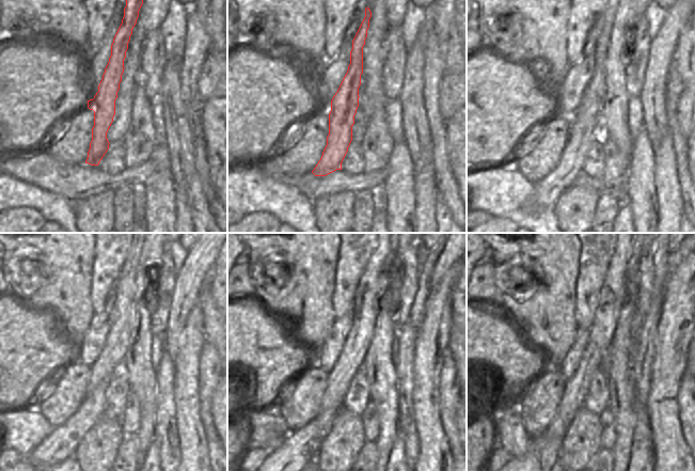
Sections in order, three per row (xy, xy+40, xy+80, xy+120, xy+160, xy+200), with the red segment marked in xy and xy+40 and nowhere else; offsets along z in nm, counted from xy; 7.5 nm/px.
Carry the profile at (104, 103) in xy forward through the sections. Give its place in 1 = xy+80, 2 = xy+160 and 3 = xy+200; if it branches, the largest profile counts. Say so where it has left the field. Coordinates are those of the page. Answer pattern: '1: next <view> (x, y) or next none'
1: next xy+80 (584, 126)
2: next xy+160 (299, 446)
3: next xy+200 (533, 450)

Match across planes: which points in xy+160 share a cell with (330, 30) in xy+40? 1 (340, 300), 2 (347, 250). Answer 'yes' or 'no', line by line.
1: yes
2: yes

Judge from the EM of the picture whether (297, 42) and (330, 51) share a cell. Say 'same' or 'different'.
different

